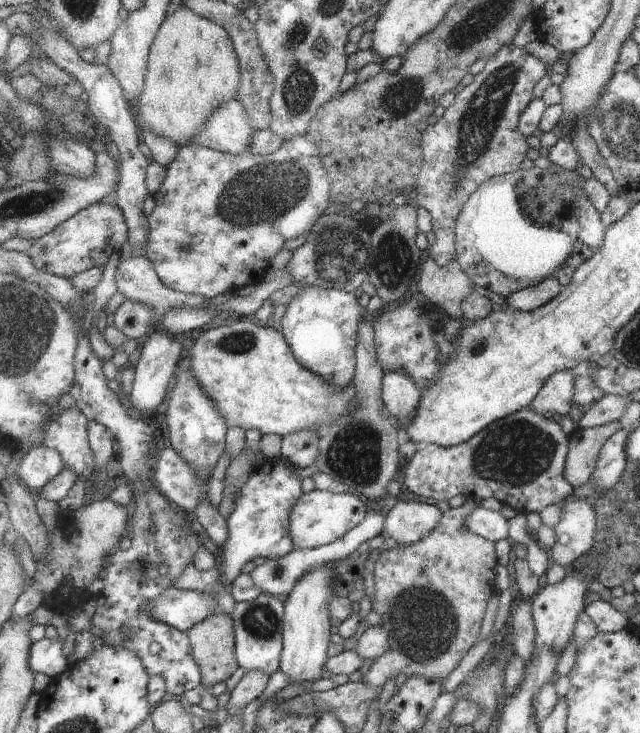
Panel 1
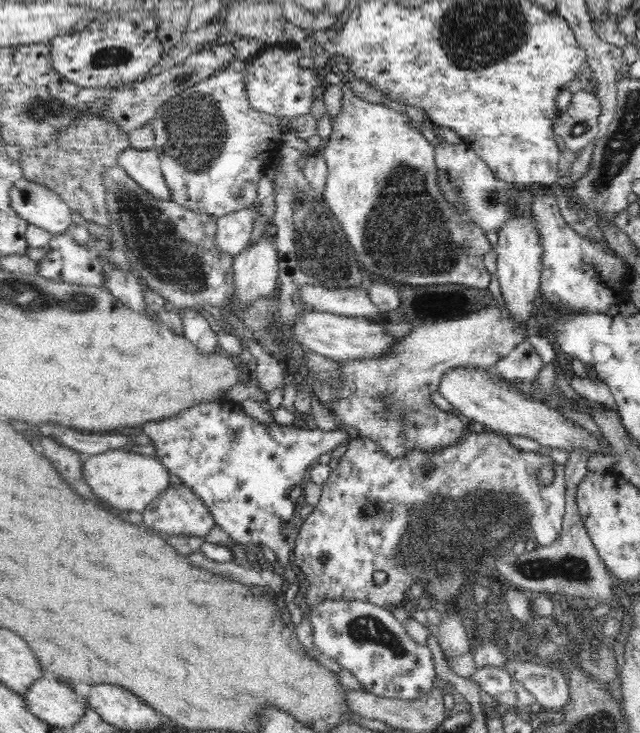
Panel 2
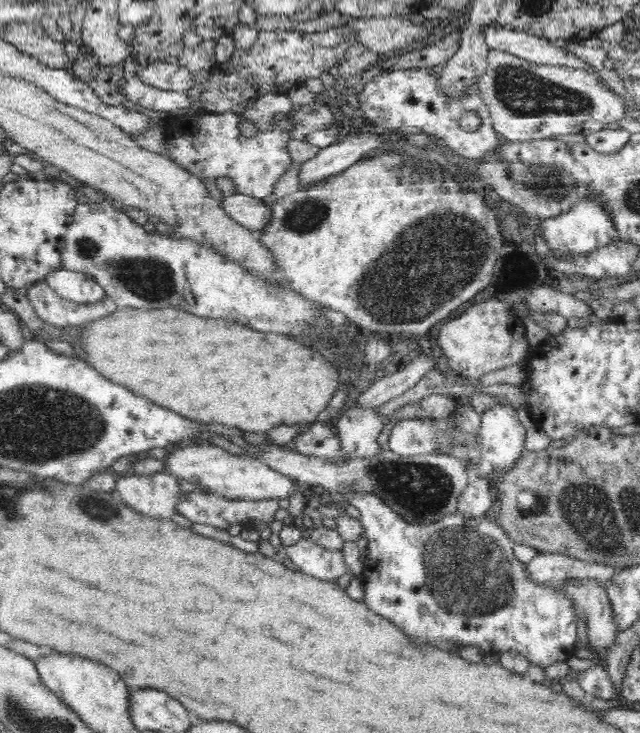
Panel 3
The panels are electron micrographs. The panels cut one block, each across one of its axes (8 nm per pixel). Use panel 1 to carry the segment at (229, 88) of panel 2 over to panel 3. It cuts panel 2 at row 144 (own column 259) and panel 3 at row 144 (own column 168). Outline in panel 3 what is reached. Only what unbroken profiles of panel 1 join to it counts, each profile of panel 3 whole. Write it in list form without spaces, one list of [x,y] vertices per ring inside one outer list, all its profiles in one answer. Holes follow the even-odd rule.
[[[266,93],[242,112],[208,113],[189,109],[168,115],[162,126],[168,139],[166,147],[170,158],[202,180],[228,177],[234,181],[236,193],[263,199],[272,192],[276,181],[288,172],[293,163],[286,149],[291,136],[286,131],[278,130],[275,124],[270,124],[270,119],[277,118],[276,115],[283,112],[292,112],[295,105],[288,94]],[[244,122],[252,123],[257,128],[251,137],[243,135]]]

